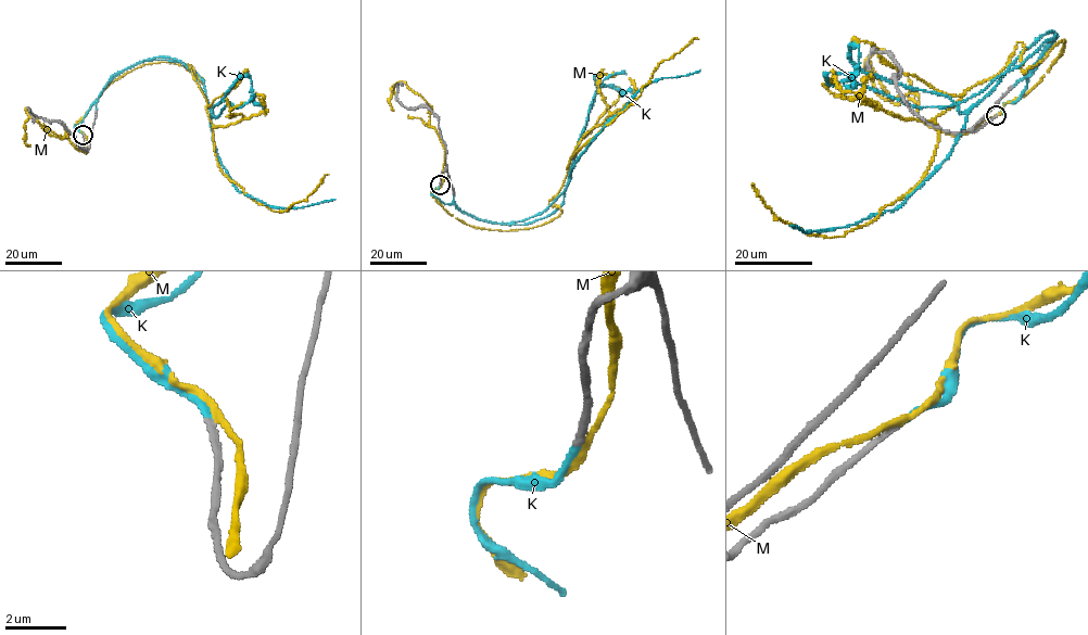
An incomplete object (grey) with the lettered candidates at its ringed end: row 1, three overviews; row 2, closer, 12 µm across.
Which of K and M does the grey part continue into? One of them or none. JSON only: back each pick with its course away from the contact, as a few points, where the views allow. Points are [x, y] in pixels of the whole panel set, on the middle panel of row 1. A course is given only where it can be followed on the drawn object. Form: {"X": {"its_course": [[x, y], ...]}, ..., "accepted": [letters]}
{"K": {"its_course": [[440, 186], [430, 192], [475, 218], [506, 224], [541, 214], [627, 102], [648, 84], [699, 70]]}, "accepted": ["K"]}

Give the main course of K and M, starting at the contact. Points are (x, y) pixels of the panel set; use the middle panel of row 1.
K: (440, 186), (430, 192), (475, 218), (506, 224), (541, 214), (627, 102), (648, 84), (699, 70)
M: (441, 185), (437, 201), (478, 228), (554, 219), (571, 154), (698, 39)

